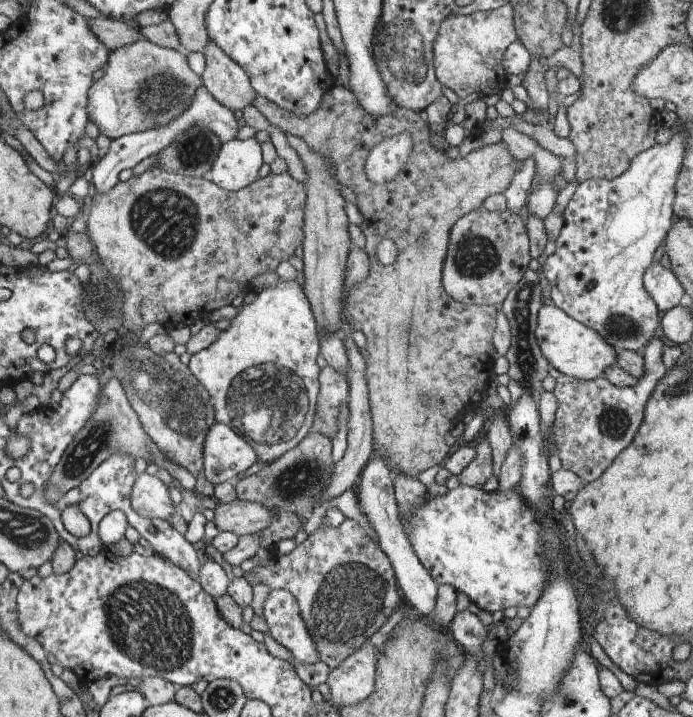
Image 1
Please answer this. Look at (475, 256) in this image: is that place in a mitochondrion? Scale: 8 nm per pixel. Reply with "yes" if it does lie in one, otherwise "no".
yes

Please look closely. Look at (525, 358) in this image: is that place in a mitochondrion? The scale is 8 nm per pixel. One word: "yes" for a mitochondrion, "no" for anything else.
yes

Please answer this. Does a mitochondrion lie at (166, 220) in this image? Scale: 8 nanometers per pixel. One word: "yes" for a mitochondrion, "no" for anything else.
yes

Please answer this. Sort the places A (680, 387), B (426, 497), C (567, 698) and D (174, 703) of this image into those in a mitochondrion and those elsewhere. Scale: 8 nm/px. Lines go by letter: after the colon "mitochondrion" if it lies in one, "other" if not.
A: mitochondrion
B: other
C: mitochondrion
D: other

